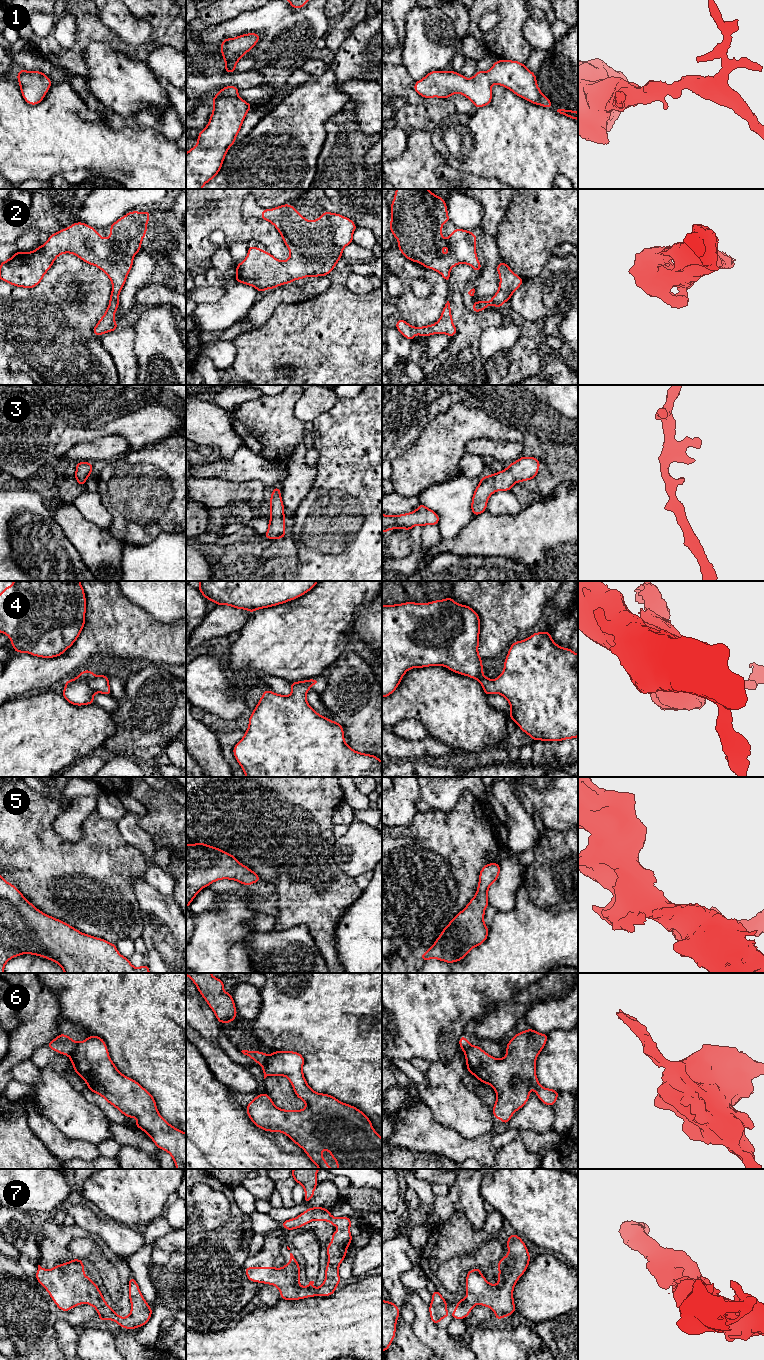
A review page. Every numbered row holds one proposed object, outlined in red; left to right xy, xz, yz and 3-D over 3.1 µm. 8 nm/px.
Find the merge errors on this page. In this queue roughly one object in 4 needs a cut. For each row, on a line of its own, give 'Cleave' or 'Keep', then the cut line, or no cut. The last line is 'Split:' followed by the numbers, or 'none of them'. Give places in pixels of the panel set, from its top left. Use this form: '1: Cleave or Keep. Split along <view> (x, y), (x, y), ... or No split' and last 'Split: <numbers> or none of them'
1: Keep. No split
2: Keep. No split
3: Keep. No split
4: Keep. No split
5: Keep. No split
6: Cleave. Split along xy (78, 1043), (68, 1055)
7: Keep. No split
Split: 6

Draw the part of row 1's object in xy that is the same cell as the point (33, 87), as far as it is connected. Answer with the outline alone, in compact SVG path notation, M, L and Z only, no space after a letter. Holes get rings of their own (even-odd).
M23 69L19 70L17 80L23 99L30 105L39 104L53 84L46 74Z

